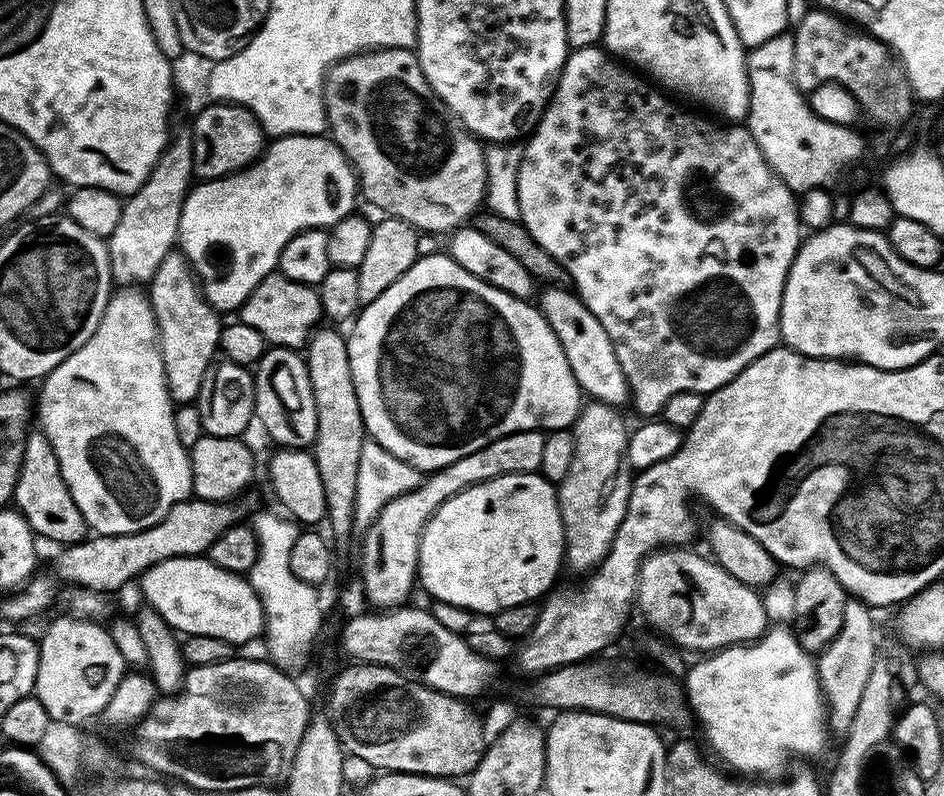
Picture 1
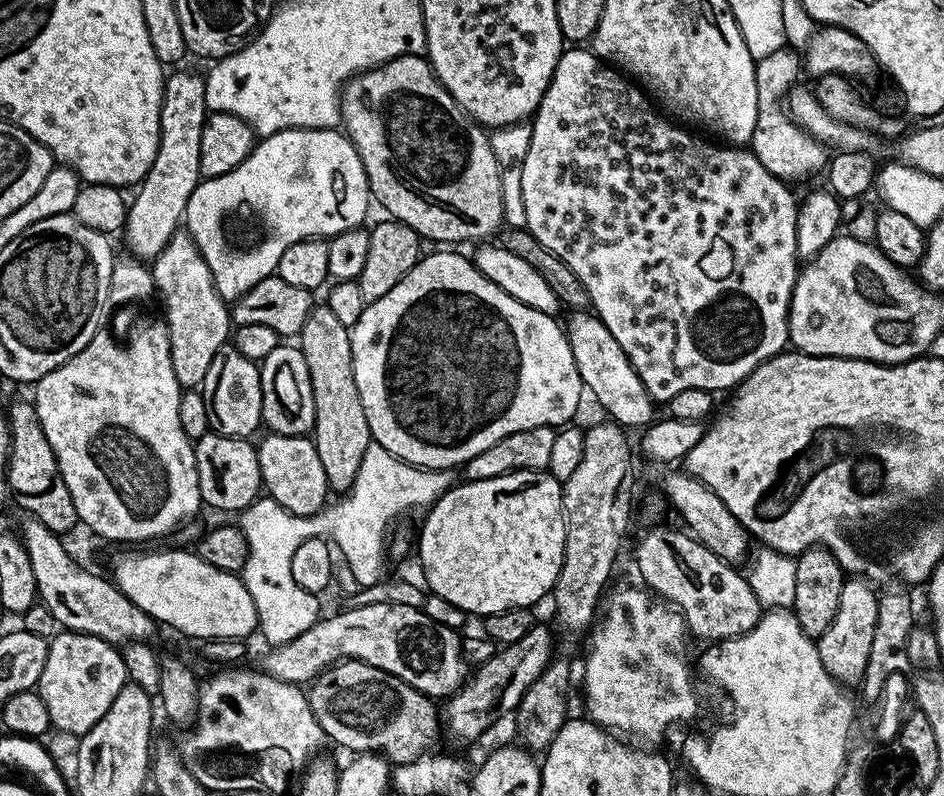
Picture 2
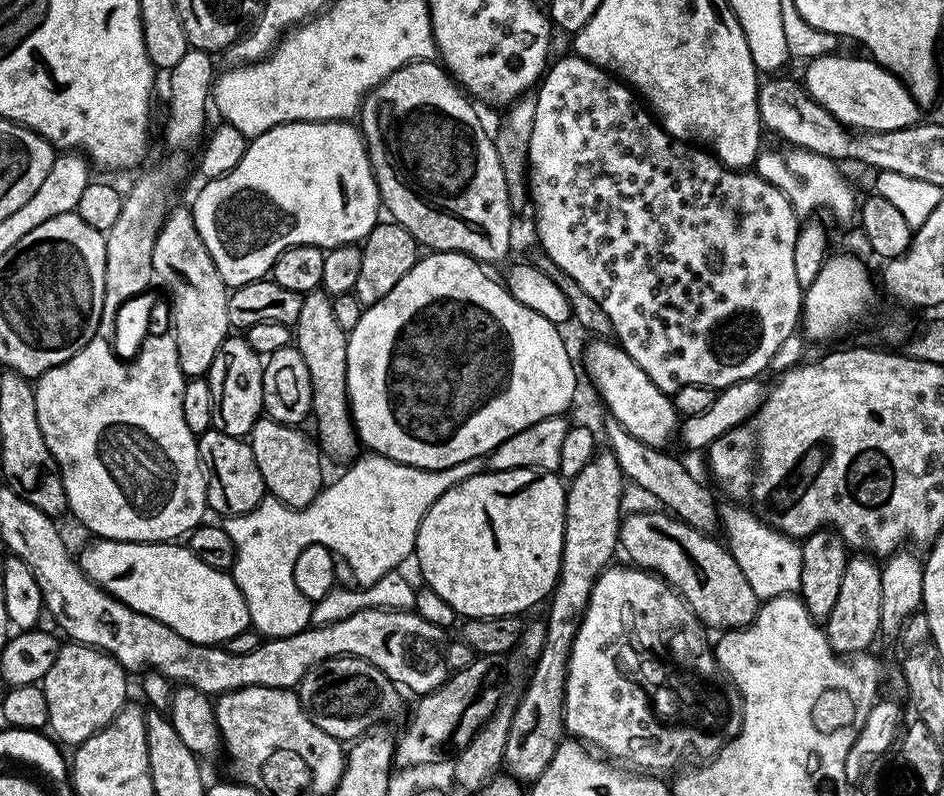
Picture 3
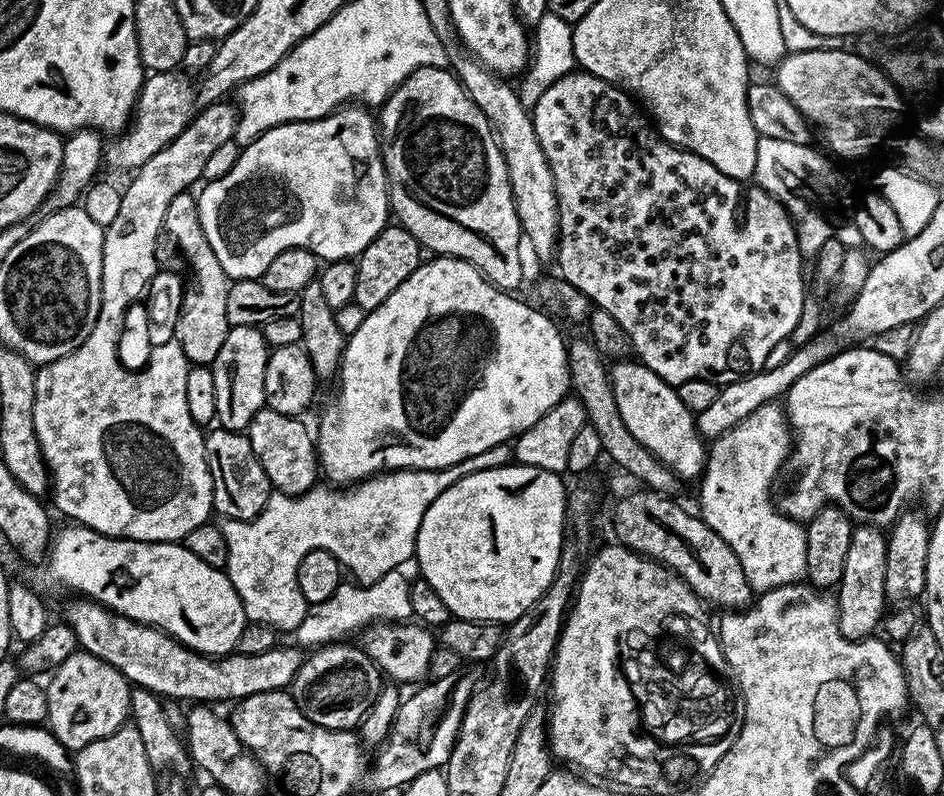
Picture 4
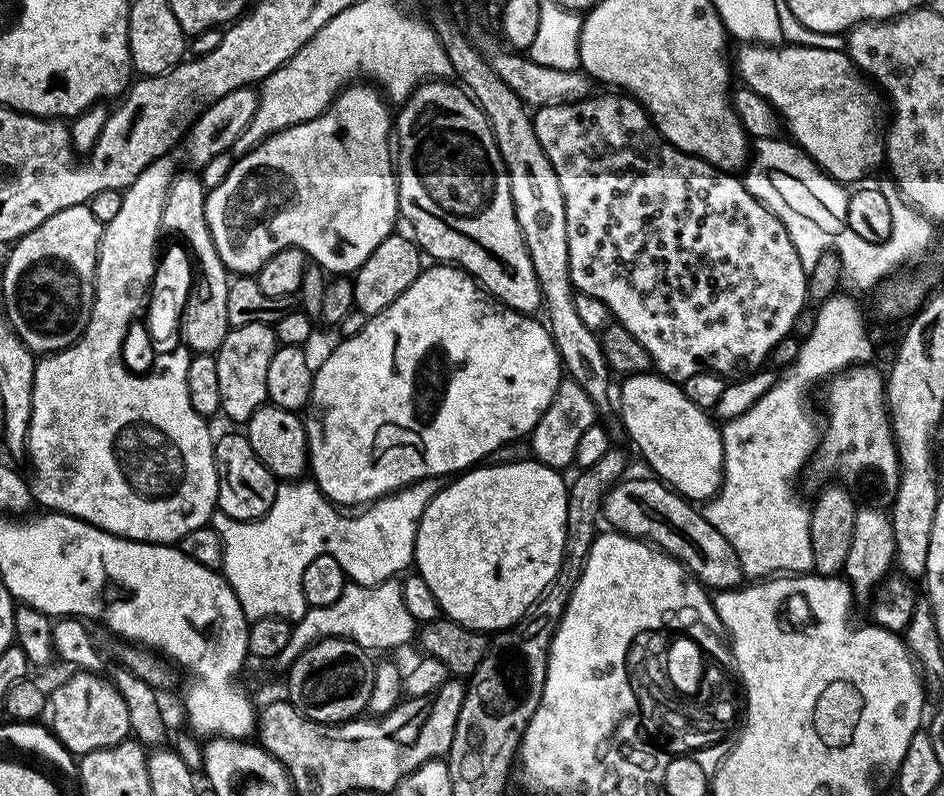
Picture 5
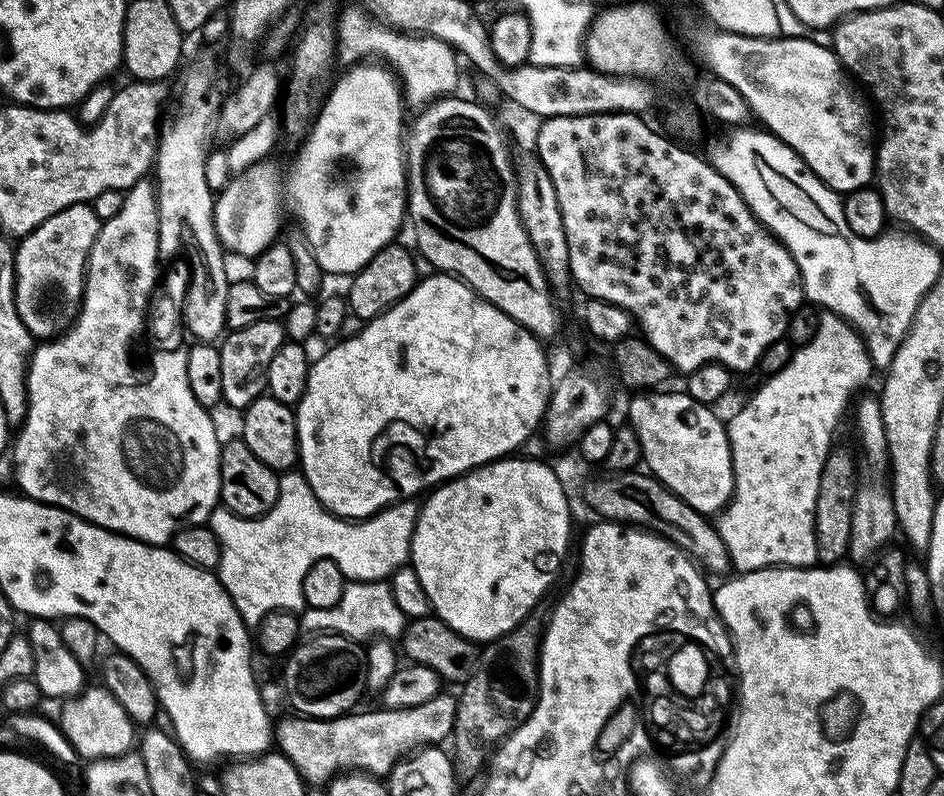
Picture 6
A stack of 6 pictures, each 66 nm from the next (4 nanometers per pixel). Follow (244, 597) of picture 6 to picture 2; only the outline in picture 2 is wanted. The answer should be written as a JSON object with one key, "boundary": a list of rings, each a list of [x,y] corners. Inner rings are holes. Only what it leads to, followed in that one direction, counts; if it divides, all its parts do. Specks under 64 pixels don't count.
{"boundary":[[[373,442],[362,458],[362,466],[358,466],[358,478],[354,478],[350,491],[335,499],[338,501],[335,502],[334,500],[326,504],[322,511],[310,516],[295,516],[290,514],[290,510],[278,506],[278,502],[274,502],[271,498],[258,498],[249,508],[239,513],[238,527],[246,534],[246,542],[248,543],[248,557],[242,579],[246,590],[250,590],[250,598],[256,607],[258,632],[259,635],[264,635],[265,645],[275,646],[290,642],[294,638],[298,638],[298,634],[306,634],[306,630],[310,630],[310,626],[315,624],[318,619],[317,613],[312,613],[314,596],[298,586],[290,572],[294,550],[298,549],[302,542],[316,537],[354,538],[356,578],[363,587],[372,586],[381,581],[383,575],[381,574],[382,560],[384,548],[386,552],[388,523],[395,516],[402,515],[403,512],[412,512],[415,508],[425,507],[424,509],[427,509],[435,504],[449,488],[453,487],[452,475],[451,471],[439,468],[417,468],[414,464],[399,460],[397,456],[387,452],[381,444]]]}

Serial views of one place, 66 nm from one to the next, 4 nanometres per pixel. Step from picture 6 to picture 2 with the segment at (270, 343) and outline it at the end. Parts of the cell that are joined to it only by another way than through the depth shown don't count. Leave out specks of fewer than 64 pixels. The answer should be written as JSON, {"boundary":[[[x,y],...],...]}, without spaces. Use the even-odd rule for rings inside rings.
{"boundary":[[[231,342],[222,345],[218,354],[214,354],[214,362],[210,362],[210,370],[206,370],[202,391],[206,398],[211,431],[223,436],[248,438],[256,427],[261,427],[264,415],[260,364],[246,358],[246,354],[240,354]]]}

